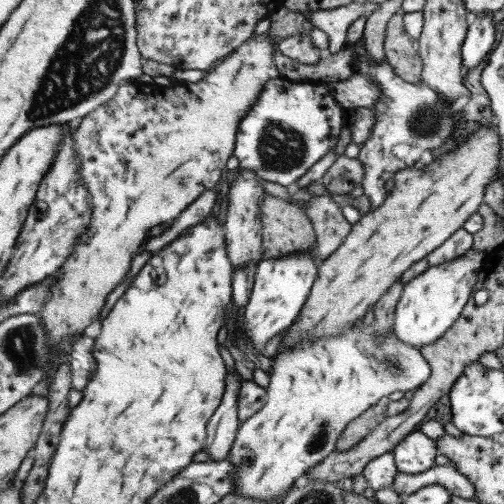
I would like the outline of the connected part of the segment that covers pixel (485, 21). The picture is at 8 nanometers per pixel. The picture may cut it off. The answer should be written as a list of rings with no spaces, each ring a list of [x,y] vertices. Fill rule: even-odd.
[[[479,13],[475,15],[475,20],[469,24],[463,44],[461,46],[461,64],[467,69],[477,66],[481,61],[488,56],[495,44],[495,32],[500,29],[500,26],[495,26],[492,21],[493,13]]]

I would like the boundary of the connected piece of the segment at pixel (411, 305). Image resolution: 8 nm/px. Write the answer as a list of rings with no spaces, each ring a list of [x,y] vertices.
[[[469,249],[463,256],[428,266],[406,282],[394,308],[391,332],[402,343],[416,349],[437,340],[455,322],[463,305],[471,298],[477,271],[482,268],[485,254]]]

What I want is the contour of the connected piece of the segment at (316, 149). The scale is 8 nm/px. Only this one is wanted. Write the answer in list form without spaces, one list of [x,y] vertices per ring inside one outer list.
[[[278,76],[263,85],[259,97],[239,121],[232,155],[240,168],[250,170],[261,180],[291,188],[313,164],[334,149],[347,112],[329,96],[322,83],[287,81]]]

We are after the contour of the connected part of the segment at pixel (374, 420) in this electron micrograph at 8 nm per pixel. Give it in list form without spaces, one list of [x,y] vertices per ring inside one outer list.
[[[378,400],[367,411],[363,411],[357,418],[347,423],[336,440],[336,450],[346,451],[350,449],[361,437],[364,437],[373,427],[381,422],[385,416],[389,400]]]

